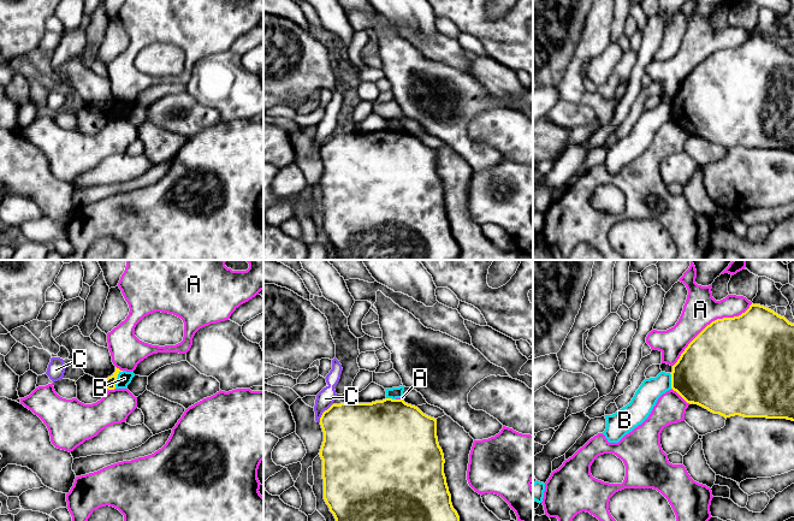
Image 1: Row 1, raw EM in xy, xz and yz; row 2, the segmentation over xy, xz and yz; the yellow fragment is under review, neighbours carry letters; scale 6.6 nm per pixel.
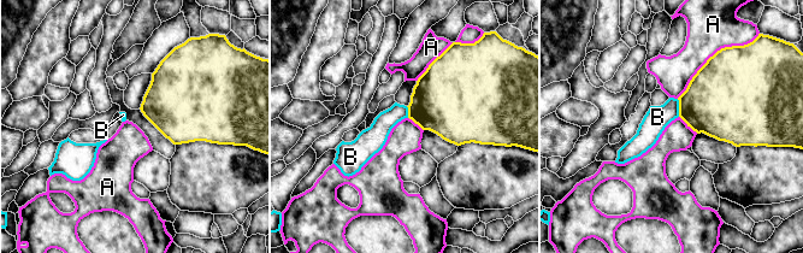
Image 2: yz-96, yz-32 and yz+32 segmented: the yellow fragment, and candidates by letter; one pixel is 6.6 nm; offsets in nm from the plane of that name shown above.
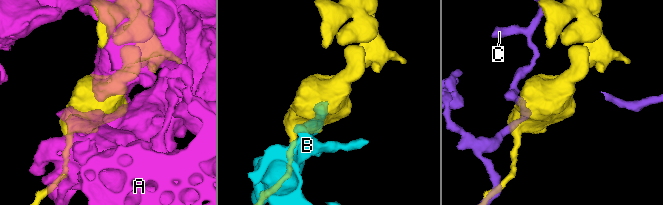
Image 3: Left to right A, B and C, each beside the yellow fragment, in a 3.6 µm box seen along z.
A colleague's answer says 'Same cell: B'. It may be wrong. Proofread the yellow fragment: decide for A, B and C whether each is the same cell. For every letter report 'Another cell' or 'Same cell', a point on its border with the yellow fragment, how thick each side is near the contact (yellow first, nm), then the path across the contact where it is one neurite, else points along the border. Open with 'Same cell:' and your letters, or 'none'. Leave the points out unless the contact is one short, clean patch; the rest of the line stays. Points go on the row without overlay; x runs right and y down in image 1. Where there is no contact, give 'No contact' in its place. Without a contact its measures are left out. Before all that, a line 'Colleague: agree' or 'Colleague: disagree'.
Colleague: disagree
Same cell: none
A: Another cell. Touches yellow at yz (710, 54). Thickness 500 nm (yellow) against 220 nm
B: Another cell. Touches yellow at xy (116, 110). Thickness 80 nm (yellow) against 100 nm
C: Another cell. Touches yellow at xz (323, 143). Thickness 420 nm (yellow) against 120 nm. Boundary: xz (332, 134), (323, 143), (319, 152)

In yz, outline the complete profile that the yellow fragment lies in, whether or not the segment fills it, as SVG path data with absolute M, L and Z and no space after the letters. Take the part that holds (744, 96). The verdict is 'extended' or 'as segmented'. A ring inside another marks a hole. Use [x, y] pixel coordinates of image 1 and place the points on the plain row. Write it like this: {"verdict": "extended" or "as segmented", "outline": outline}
{"verdict": "as segmented", "outline": "M751 35L739 47L707 55L672 96L671 119L687 134L730 148L794 152L794 54L774 41Z"}

